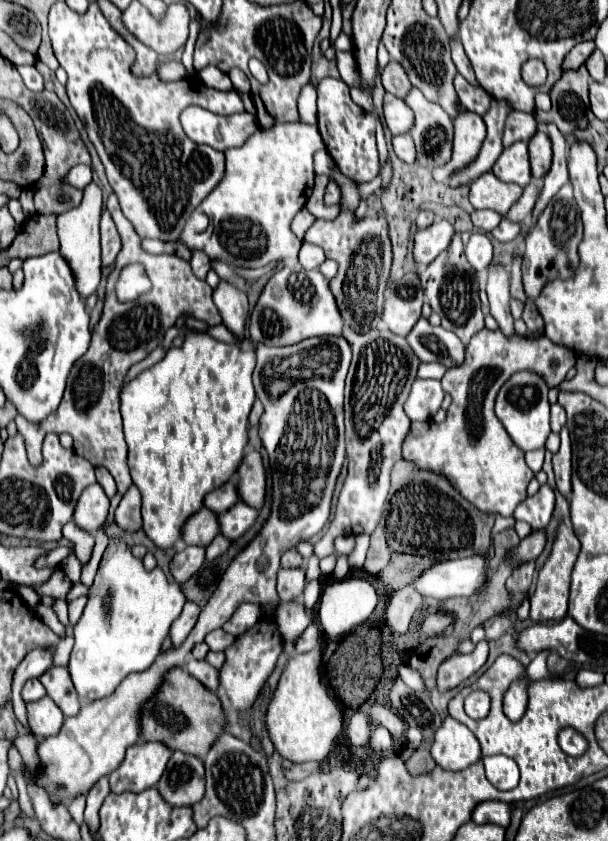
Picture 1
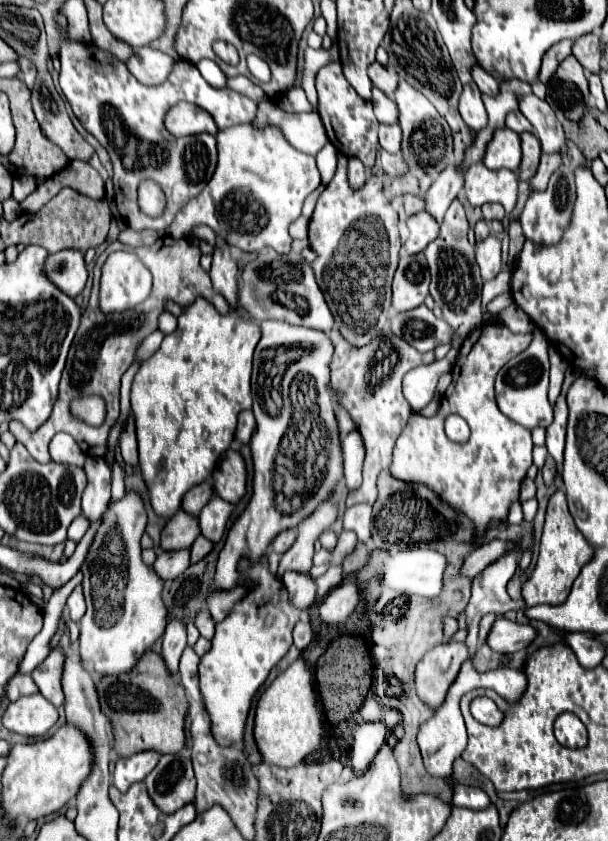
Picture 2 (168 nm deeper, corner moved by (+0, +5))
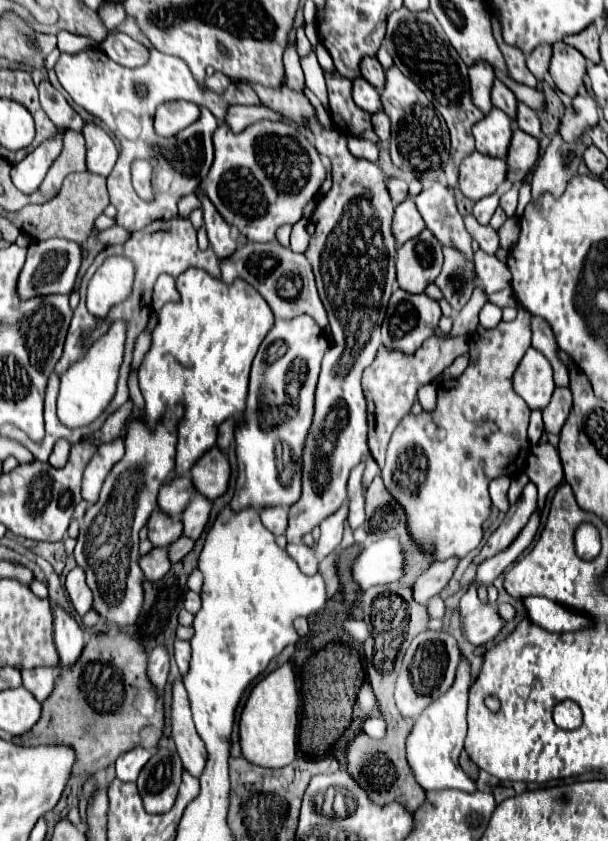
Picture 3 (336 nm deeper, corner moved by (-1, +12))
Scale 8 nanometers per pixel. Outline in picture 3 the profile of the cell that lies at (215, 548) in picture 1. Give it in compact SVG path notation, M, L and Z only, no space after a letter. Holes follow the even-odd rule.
M183 536L181 540L173 542L173 546L169 548L169 560L171 560L173 564L175 564L175 562L179 562L183 556L187 556L187 554L193 550L193 546L195 546L195 540L193 540L193 538Z

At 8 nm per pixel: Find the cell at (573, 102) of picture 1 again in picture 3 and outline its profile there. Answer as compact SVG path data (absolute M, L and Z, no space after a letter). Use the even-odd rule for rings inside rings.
M555 42L549 74L559 92L569 98L575 98L577 92L583 88L585 58L579 50L567 46L565 42Z

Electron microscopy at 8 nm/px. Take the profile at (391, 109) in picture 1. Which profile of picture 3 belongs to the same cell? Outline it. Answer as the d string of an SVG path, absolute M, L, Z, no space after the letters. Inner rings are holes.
M365 78L353 80L353 100L359 108L363 108L369 114L383 110L381 96L379 96L377 88L373 88L373 84L369 84Z

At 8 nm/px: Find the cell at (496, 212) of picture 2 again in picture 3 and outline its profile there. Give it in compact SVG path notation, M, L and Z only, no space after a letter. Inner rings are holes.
M515 184L509 192L505 192L499 200L499 206L505 210L507 216L513 216L515 214L515 208L517 208L517 194L519 194L519 184Z

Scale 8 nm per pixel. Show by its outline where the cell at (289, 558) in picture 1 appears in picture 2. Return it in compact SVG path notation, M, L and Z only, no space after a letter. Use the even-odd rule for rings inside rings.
M288 529L288 531L280 531L280 535L276 535L276 541L272 541L272 551L276 553L284 553L296 539L296 533L294 529Z

